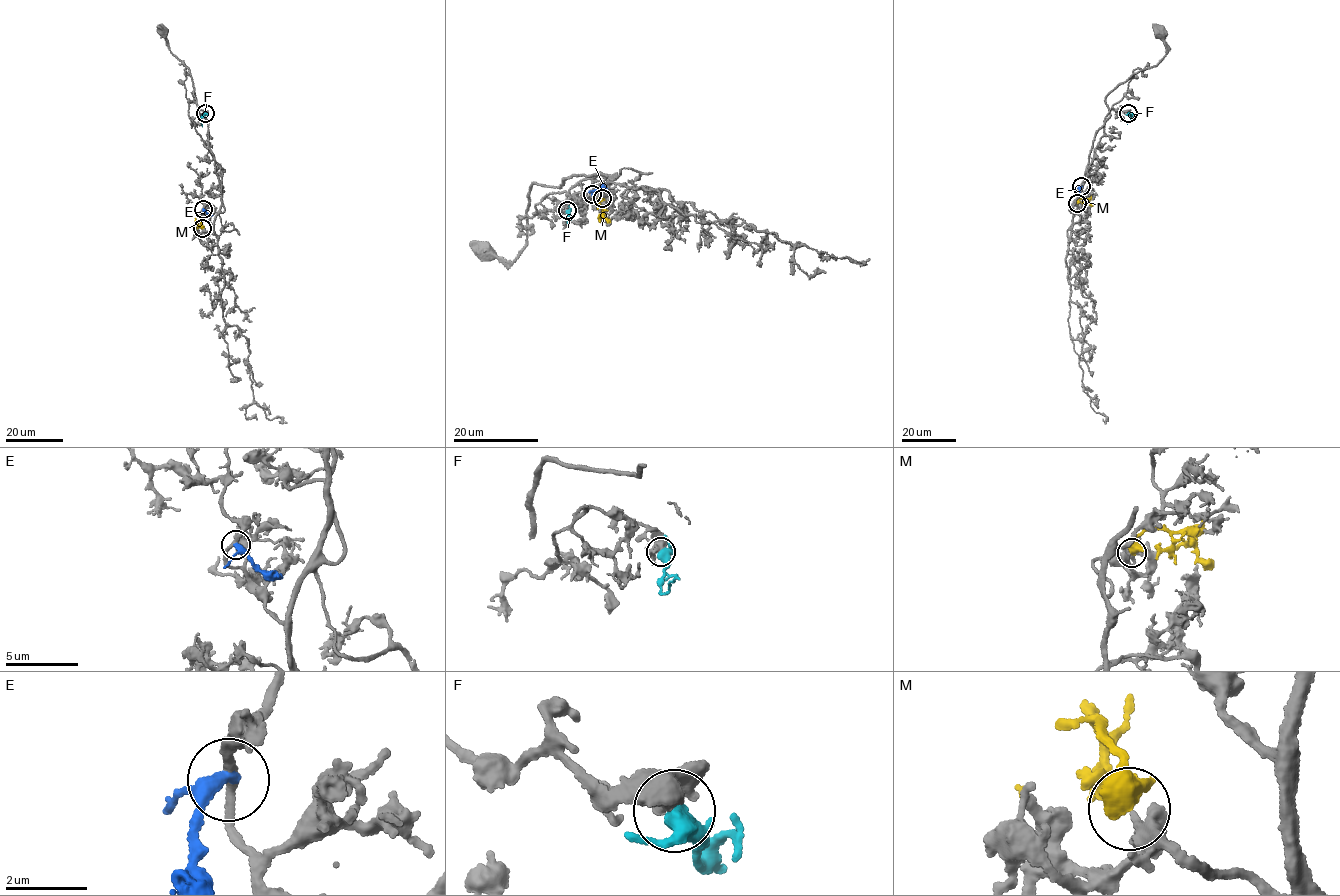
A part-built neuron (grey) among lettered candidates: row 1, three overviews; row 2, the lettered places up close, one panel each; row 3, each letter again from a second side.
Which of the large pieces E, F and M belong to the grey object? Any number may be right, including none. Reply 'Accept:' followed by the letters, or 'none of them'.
Accept: M

